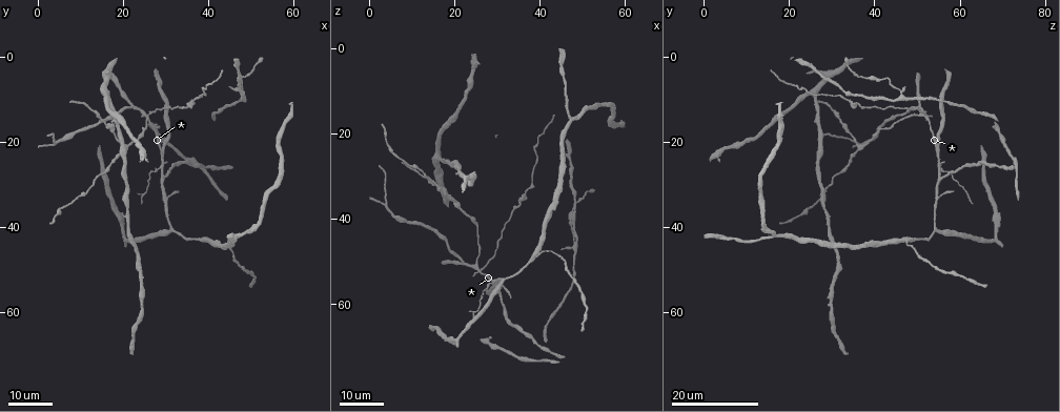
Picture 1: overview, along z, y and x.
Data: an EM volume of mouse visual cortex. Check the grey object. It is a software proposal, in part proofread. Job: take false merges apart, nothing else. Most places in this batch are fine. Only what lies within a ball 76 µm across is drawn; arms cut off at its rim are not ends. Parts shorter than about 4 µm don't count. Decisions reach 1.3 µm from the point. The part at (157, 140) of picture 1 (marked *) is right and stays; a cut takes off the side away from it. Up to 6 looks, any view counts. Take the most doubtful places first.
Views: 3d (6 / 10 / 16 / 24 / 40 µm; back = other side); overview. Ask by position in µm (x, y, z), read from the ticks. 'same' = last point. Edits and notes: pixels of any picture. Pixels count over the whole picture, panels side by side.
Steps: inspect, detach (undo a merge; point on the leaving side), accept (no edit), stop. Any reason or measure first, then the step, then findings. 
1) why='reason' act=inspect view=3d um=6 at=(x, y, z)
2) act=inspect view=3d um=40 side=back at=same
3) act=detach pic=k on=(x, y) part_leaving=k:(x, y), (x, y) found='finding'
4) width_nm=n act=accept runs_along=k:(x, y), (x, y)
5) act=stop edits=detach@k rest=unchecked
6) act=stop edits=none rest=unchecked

why='three arms meet' act=inspect view=3d um=24 at=(29.0, 26.5, 54.5)

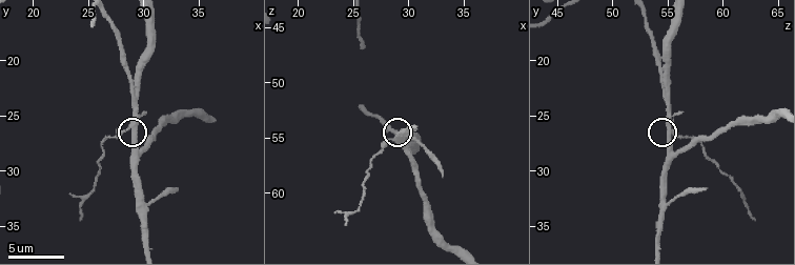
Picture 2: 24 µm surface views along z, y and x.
act=inspect view=3d um=10 at=(29.0, 26.0, 55.0)

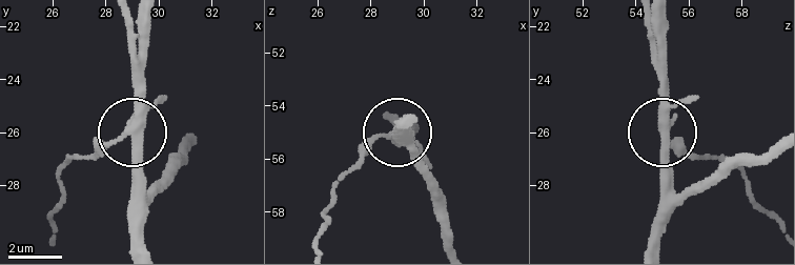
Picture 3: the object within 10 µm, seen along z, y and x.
width_nm=310 act=detach pic=3 on=(95, 143) found='two neurons meet here'

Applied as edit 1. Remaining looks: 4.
act=inspect view=3d um=10 at=(30.2, 32.8, 55.0)

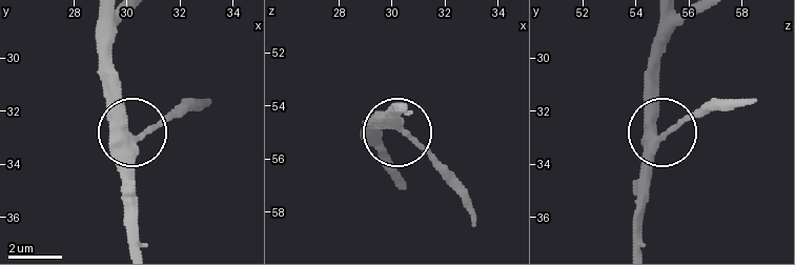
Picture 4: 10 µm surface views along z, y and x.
why='zoom in' act=inspect view=3d um=6 at=(30.4, 33.0, 55.0)

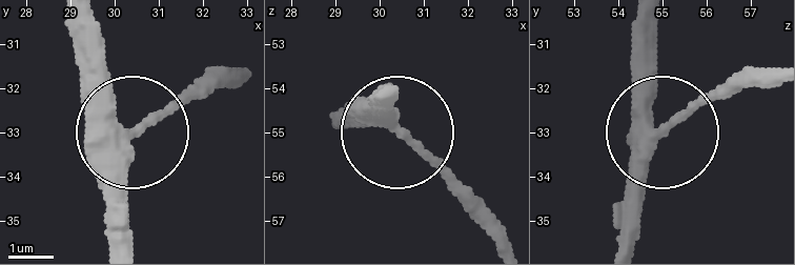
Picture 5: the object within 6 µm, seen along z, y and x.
act=accept runs_along=5:(78, 25), (86, 82), (123, 124), (158, 120), (210, 75) found='continuous, no second neuron'

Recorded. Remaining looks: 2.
act=inspect view=3d um=24 at=(20.5, 21.5, 36.0)

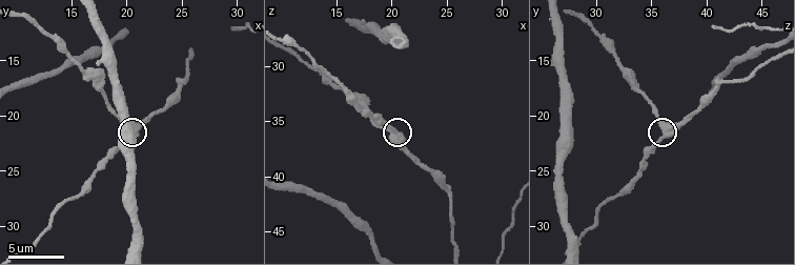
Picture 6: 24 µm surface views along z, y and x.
why='zoom in' act=inspect view=3d um=10 at=(20.6, 21.4, 36.2)

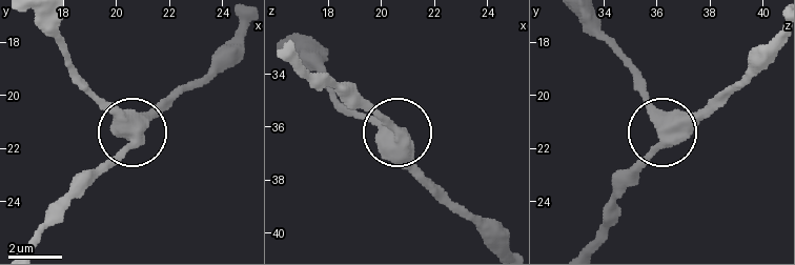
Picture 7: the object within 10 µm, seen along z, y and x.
act=accept found='one neuron here'

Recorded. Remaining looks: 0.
act=stop edits=detach@3 rest=unchecked

